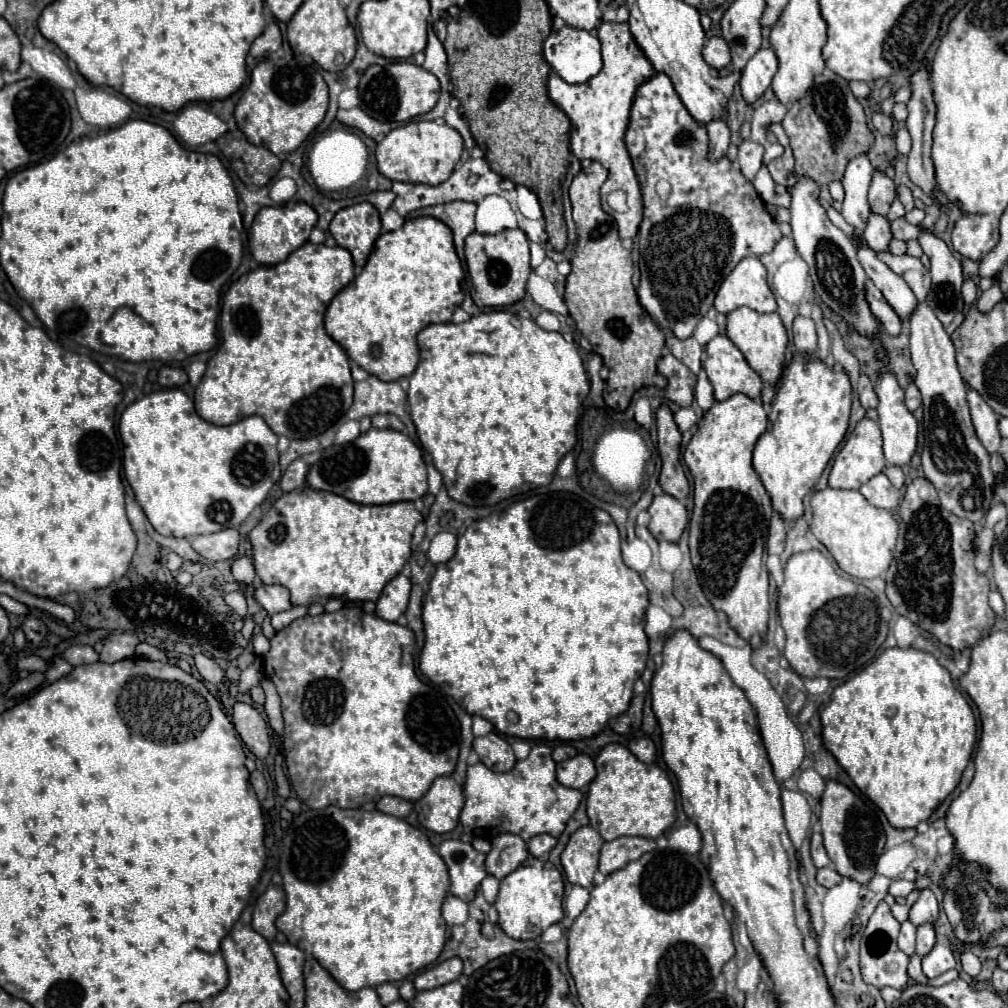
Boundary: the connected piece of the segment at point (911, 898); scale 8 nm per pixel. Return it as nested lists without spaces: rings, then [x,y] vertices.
[[[911,891],[906,898],[905,904],[900,905],[895,903],[895,906],[891,906],[891,912],[899,923],[903,923],[904,921],[908,920],[909,910],[913,903],[915,903],[915,899],[917,899],[917,897],[919,897],[919,891]]]

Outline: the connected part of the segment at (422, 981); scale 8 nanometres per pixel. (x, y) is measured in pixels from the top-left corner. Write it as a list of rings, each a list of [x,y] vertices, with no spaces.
[[[451,957],[439,965],[433,965],[425,971],[421,971],[413,983],[417,987],[417,991],[425,991],[425,989],[435,989],[441,987],[445,983],[451,983],[455,979],[459,979],[459,975],[463,973],[463,961],[459,957]]]

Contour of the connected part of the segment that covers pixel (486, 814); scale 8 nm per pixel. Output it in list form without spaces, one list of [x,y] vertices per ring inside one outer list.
[[[533,745],[529,757],[517,761],[517,765],[507,773],[495,773],[481,761],[467,769],[465,807],[459,821],[467,833],[483,839],[493,839],[499,833],[515,833],[525,841],[541,833],[559,837],[575,813],[581,797],[581,791],[563,787],[557,781],[551,747]]]

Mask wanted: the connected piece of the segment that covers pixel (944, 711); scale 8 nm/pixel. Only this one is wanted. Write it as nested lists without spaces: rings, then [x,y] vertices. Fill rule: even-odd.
[[[915,647],[885,649],[869,667],[835,687],[819,715],[823,745],[897,829],[917,827],[917,823],[929,819],[939,803],[957,787],[977,741],[973,711],[959,689],[955,689],[949,671],[931,653]]]

